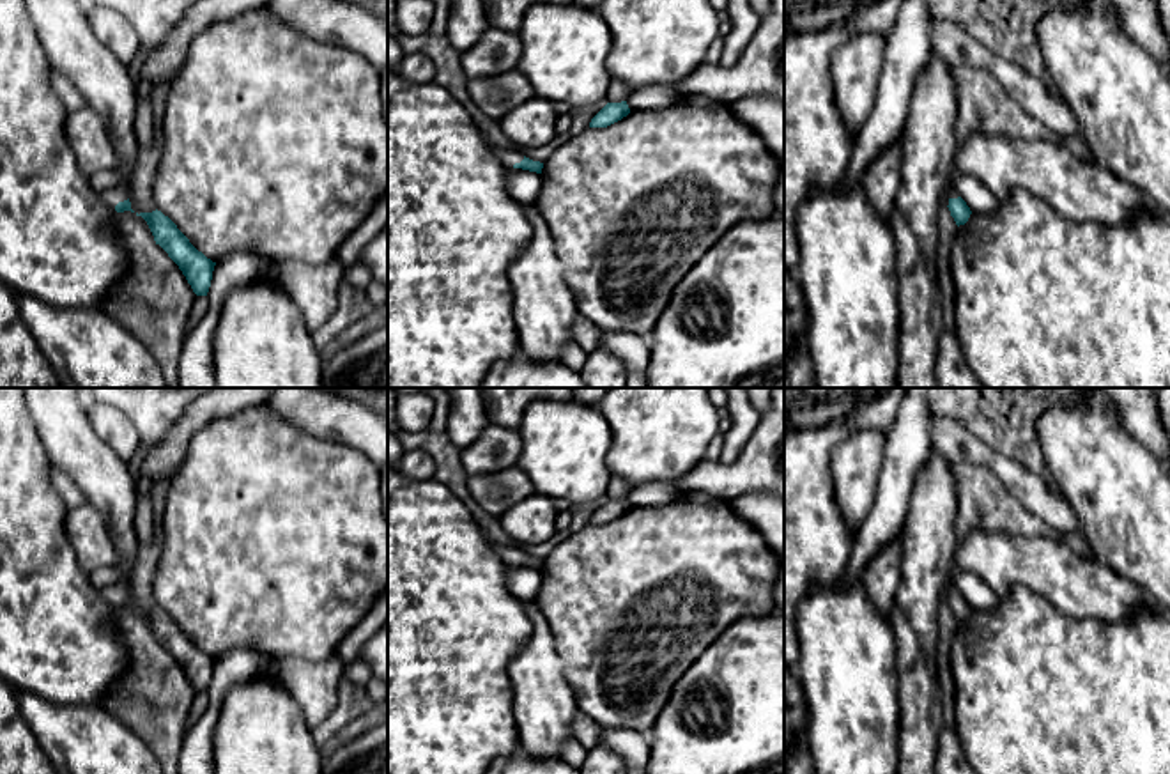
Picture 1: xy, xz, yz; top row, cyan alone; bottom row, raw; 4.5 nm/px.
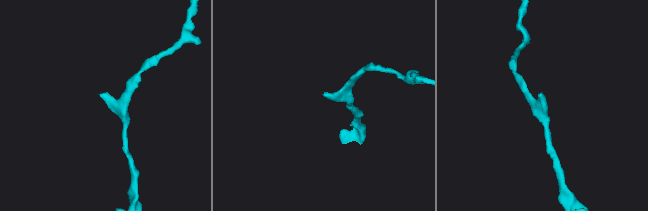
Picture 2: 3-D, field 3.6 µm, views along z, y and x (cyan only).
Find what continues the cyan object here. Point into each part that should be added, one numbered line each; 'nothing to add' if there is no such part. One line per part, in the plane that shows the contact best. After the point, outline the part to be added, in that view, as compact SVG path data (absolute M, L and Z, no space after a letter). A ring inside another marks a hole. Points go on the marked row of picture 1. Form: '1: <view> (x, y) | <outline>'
nothing to add

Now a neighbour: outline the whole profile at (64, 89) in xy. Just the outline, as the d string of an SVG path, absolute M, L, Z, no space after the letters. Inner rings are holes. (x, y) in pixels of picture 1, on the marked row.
M51 71L50 74L51 89L62 99L69 112L76 112L87 106L81 92L60 73Z

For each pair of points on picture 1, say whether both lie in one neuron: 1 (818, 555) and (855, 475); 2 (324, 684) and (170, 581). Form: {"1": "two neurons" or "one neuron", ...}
{"1": "two neurons", "2": "two neurons"}

